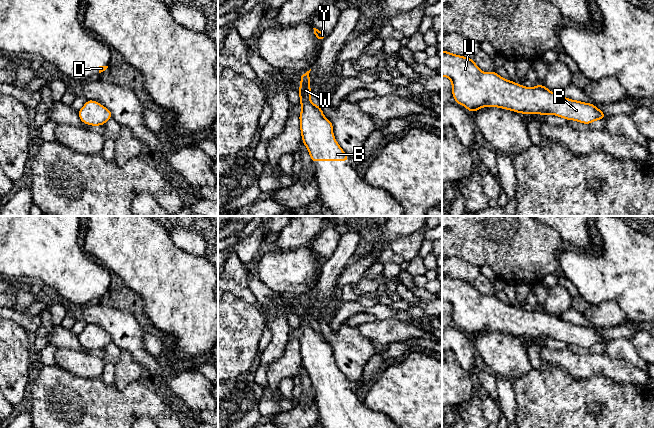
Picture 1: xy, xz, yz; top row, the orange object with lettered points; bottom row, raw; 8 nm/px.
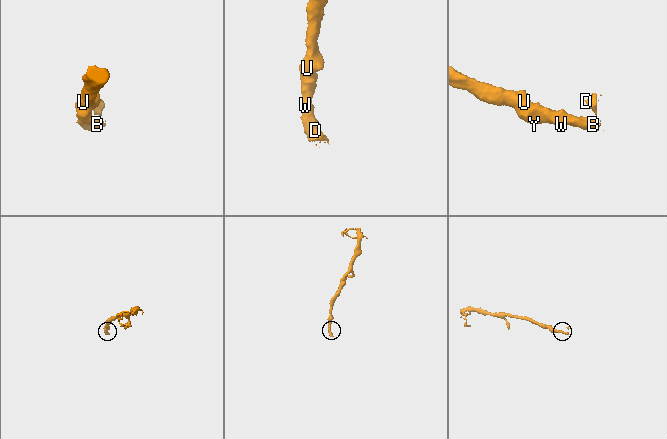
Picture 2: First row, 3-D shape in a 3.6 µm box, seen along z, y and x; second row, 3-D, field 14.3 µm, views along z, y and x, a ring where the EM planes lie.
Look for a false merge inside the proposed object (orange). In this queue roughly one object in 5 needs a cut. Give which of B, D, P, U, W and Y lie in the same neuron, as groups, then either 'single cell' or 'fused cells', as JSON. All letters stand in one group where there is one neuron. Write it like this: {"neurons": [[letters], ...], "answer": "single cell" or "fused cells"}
{"neurons": [["B", "D", "P", "U", "W", "Y"]], "answer": "single cell"}

